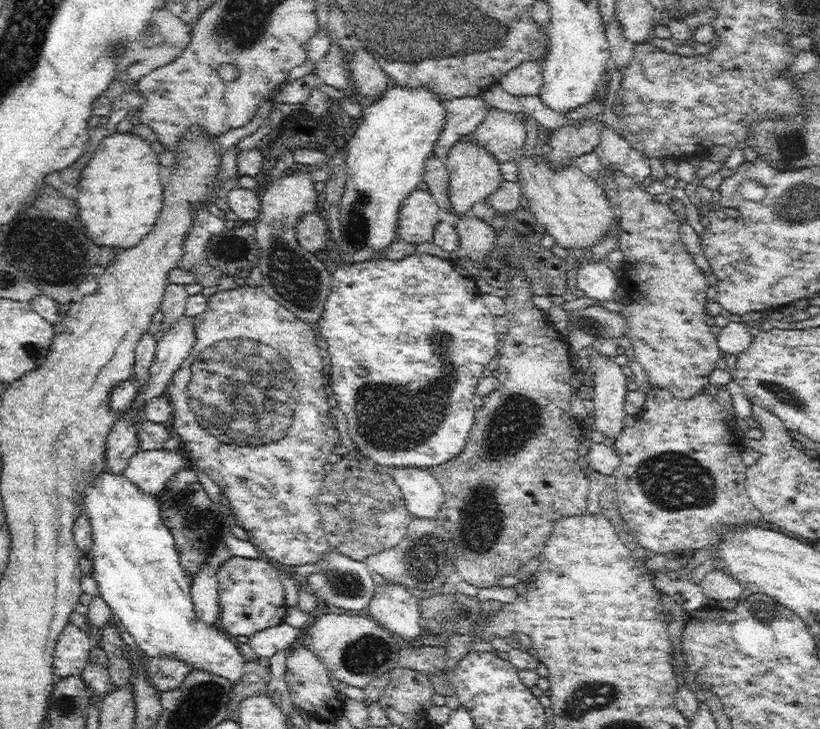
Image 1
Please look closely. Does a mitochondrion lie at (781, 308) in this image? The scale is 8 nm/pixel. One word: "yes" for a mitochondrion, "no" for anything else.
no

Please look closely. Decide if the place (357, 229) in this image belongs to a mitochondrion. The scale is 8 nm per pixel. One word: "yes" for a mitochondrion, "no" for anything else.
yes

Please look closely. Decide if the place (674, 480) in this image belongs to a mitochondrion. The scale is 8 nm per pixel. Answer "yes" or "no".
yes

